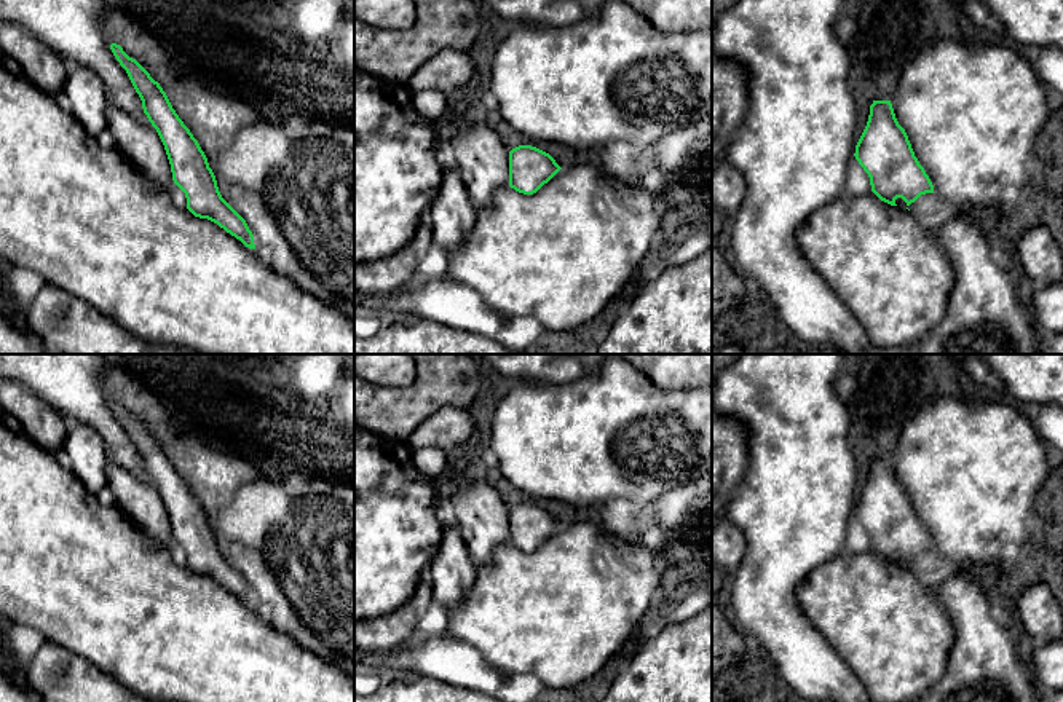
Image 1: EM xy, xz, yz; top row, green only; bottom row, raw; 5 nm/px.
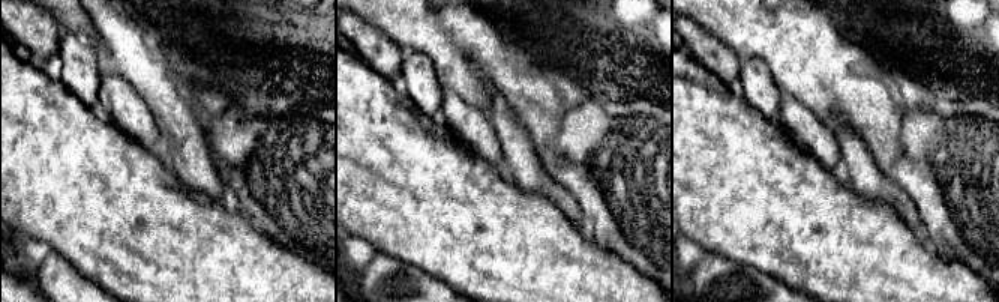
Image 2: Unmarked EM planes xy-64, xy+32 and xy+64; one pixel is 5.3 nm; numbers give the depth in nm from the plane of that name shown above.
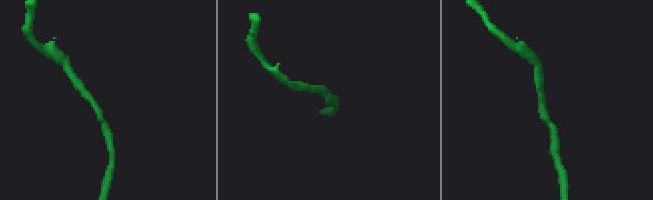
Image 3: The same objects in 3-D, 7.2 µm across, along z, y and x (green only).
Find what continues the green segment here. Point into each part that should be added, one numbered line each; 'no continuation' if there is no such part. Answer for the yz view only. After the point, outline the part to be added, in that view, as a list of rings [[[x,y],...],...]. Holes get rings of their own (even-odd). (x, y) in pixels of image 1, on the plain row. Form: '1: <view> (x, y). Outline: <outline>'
1: yz (972, 469). Outline: [[[954,396],[931,402],[903,424],[891,461],[934,550],[969,570],[998,565],[1006,546],[1026,541],[1031,507],[1050,474],[1044,442],[1018,410]]]

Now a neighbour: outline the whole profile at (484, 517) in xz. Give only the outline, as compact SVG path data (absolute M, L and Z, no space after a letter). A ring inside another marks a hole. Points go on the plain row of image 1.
M487 480L482 483L449 483L460 534L476 566L492 560L493 552L509 544L509 506Z

